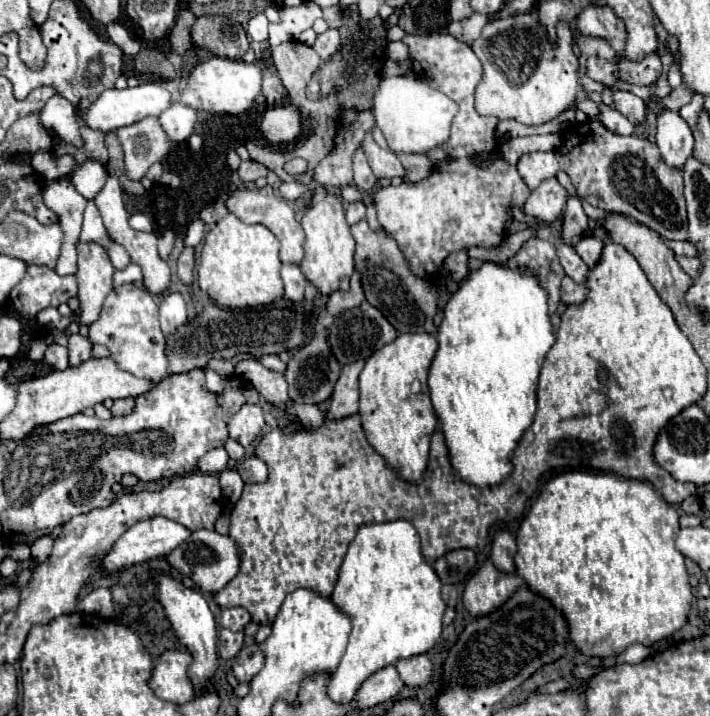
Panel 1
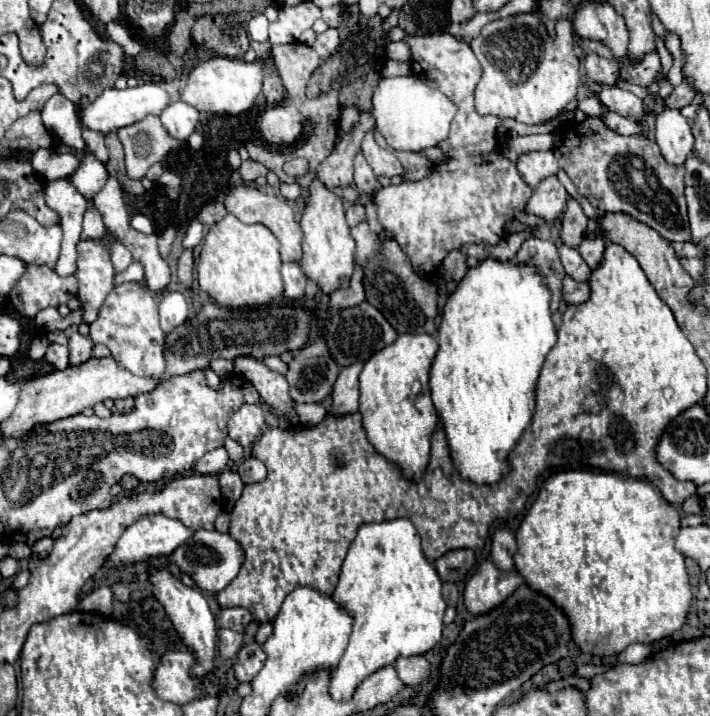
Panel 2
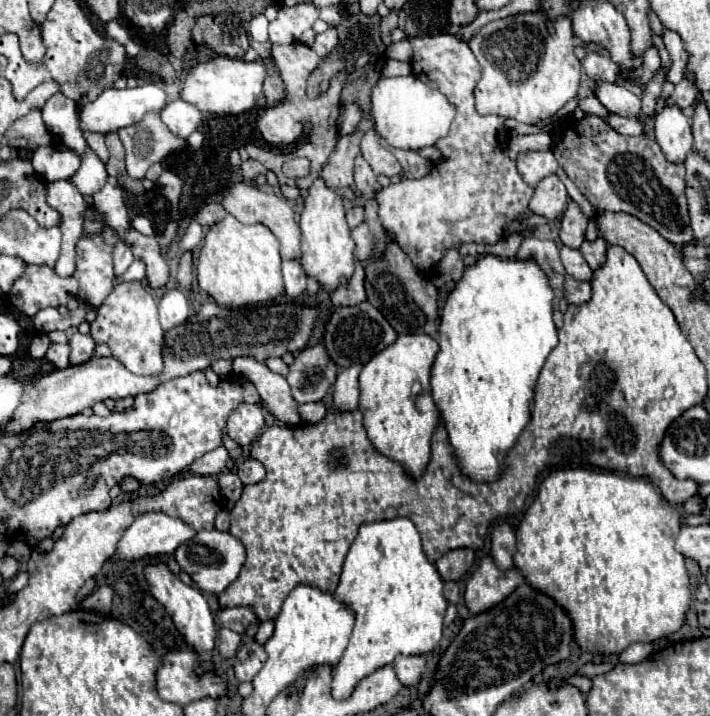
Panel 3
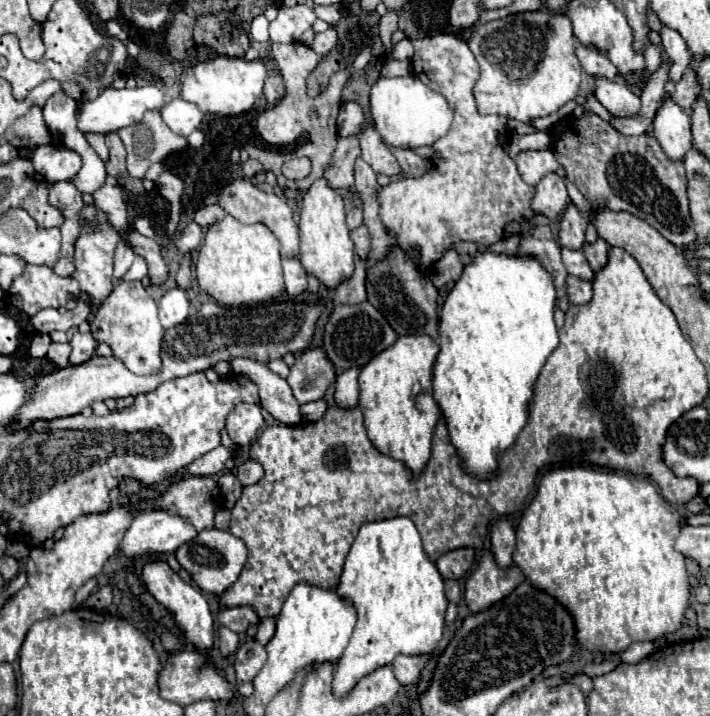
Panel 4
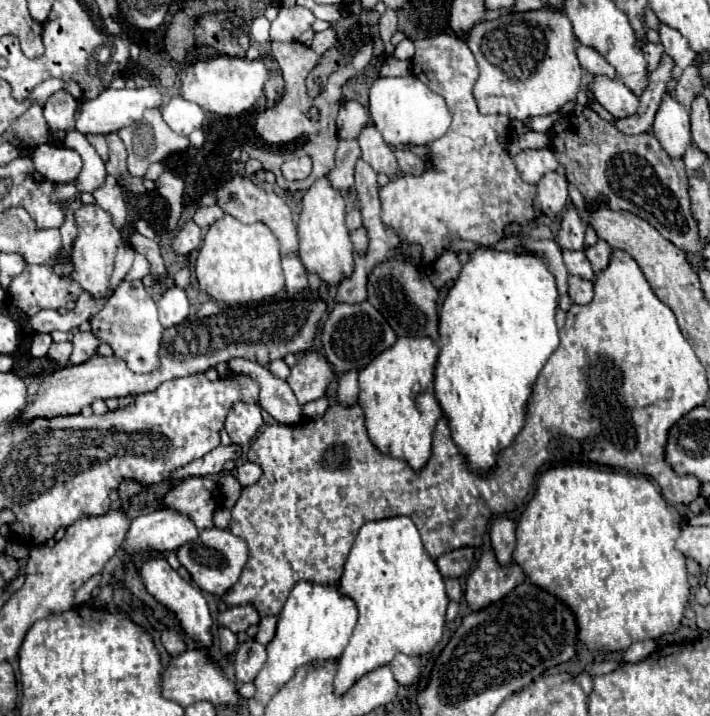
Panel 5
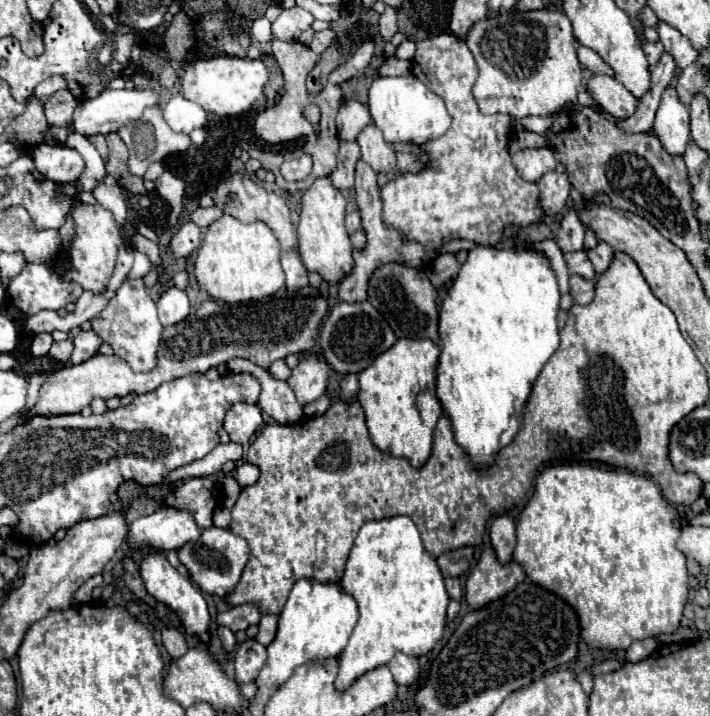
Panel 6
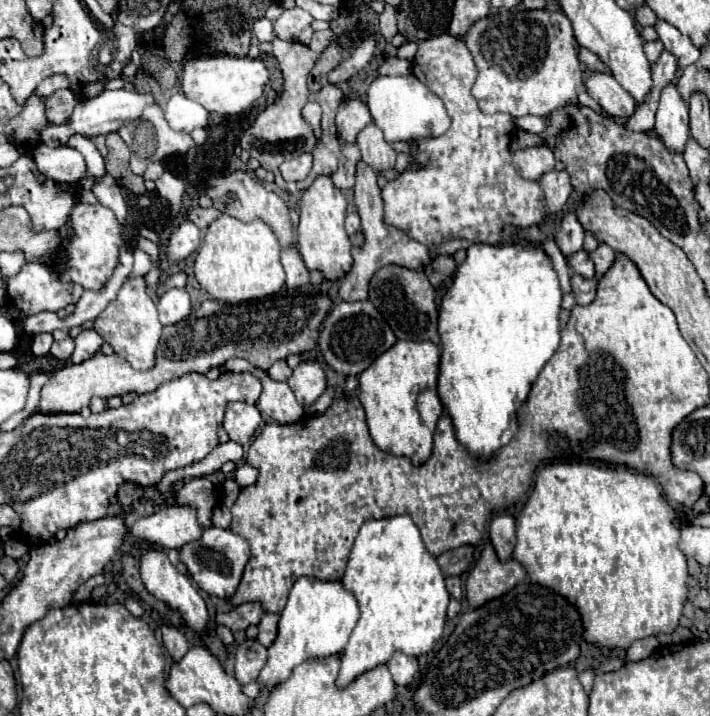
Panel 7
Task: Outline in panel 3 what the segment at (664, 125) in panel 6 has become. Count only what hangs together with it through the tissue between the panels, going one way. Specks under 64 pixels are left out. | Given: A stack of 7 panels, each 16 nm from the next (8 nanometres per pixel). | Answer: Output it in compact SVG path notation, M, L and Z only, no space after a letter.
M664 102L664 106L658 110L654 118L654 134L662 152L672 162L684 162L684 156L694 146L690 118L672 102Z

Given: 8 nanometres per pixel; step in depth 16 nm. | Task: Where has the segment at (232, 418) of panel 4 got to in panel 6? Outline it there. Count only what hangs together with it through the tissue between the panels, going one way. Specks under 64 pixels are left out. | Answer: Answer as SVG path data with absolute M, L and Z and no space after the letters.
M236 402L228 408L224 418L224 430L228 432L232 442L238 442L242 446L250 444L250 440L256 436L256 430L262 424L262 416L256 404L244 404Z

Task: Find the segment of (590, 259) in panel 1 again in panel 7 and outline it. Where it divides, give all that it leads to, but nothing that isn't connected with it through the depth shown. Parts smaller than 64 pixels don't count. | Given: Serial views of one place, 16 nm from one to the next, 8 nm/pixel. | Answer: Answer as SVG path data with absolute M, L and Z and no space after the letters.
M600 244L600 246L590 254L590 258L594 260L596 276L600 278L600 276L604 276L604 274L610 270L610 266L614 264L614 260L616 260L616 252L614 252L612 248L608 248L606 244Z

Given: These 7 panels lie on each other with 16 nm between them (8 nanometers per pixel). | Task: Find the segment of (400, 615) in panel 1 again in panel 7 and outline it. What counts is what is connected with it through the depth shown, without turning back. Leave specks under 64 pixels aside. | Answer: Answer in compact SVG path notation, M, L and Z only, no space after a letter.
M408 514L364 522L342 580L360 604L360 620L342 652L336 684L346 686L366 670L386 664L396 650L408 656L426 654L442 636L450 600L444 572L426 550L420 530Z

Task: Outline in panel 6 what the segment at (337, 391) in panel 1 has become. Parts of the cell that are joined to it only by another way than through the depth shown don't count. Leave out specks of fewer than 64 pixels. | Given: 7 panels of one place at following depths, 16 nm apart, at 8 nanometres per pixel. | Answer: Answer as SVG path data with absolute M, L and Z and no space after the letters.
M348 374L344 376L342 380L342 386L340 386L340 396L342 400L352 400L358 392L358 376L356 374Z

